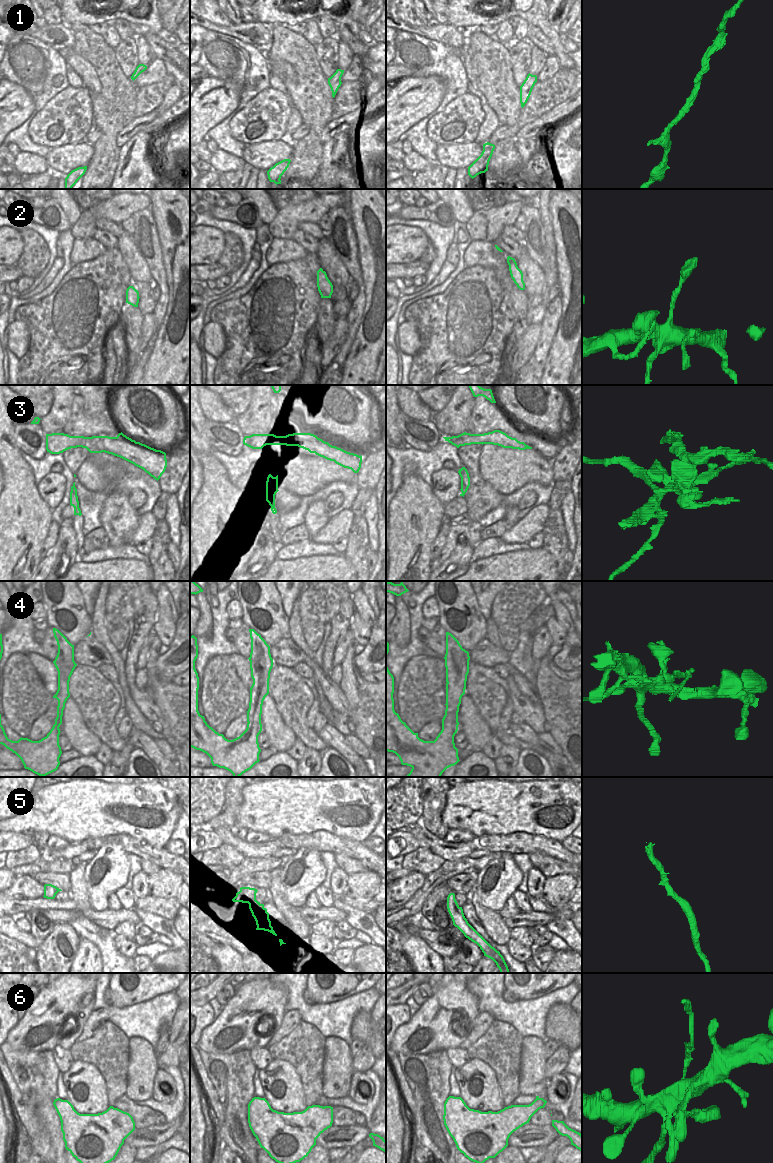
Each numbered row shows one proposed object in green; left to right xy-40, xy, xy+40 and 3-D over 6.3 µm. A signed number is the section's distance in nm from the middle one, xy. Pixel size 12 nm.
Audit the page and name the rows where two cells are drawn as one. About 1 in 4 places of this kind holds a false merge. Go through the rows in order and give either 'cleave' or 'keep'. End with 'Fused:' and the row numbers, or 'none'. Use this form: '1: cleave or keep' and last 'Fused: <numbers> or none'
1: keep
2: keep
3: cleave
4: cleave
5: keep
6: cleave
Fused: 3, 4, 6

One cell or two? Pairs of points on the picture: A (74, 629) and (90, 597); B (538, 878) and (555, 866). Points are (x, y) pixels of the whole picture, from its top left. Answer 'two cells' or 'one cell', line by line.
A: two cells
B: two cells

